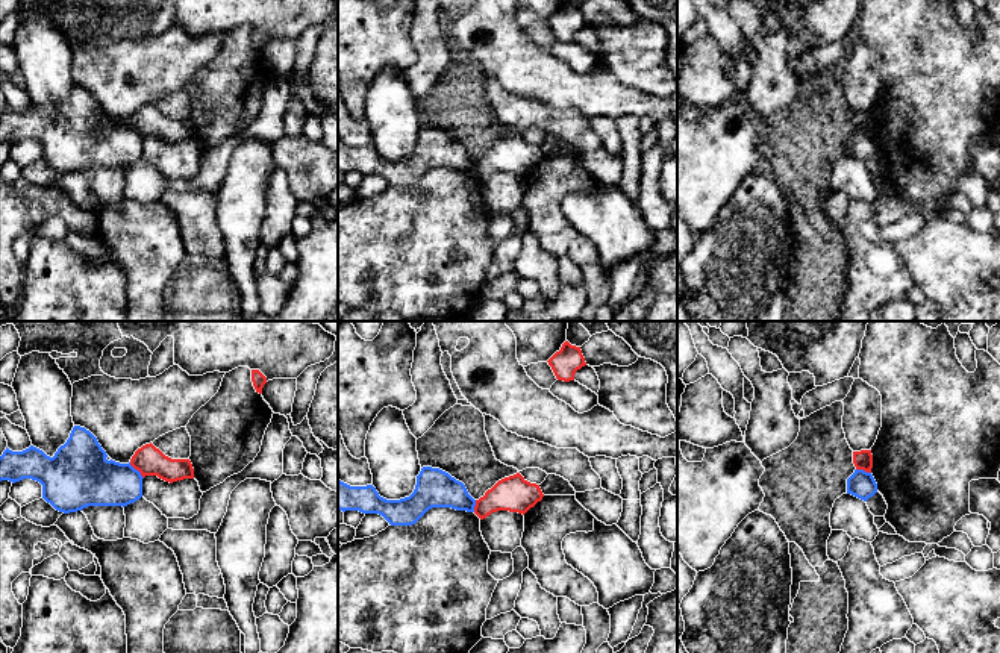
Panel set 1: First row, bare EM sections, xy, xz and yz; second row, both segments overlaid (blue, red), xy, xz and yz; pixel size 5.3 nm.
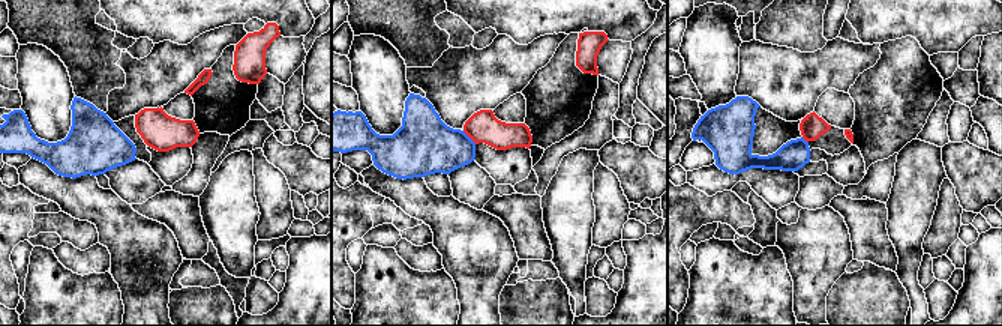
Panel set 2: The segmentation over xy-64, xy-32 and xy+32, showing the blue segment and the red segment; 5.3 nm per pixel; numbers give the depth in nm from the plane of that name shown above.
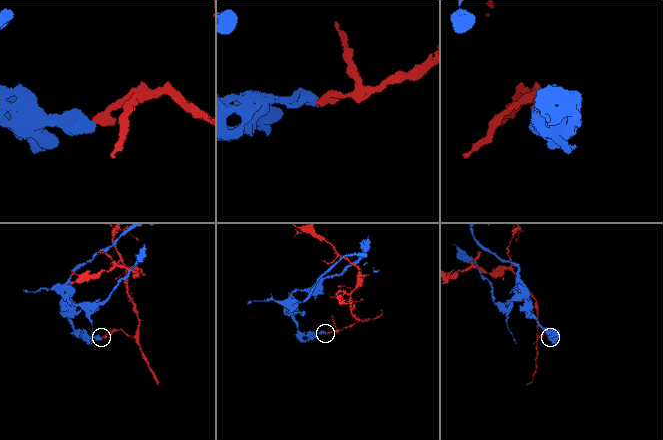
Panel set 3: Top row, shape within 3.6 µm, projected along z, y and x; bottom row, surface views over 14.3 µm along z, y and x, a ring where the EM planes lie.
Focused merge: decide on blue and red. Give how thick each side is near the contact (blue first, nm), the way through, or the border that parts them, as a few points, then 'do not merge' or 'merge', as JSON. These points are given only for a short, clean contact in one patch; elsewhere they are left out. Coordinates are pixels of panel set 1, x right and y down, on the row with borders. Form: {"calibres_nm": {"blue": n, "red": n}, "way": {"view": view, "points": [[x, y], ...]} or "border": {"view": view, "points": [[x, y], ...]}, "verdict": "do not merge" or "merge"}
{"calibres_nm": {"blue": 280, "red": 160}, "border": {"view": "xy", "points": [[129, 462], [143, 478]]}, "verdict": "do not merge"}

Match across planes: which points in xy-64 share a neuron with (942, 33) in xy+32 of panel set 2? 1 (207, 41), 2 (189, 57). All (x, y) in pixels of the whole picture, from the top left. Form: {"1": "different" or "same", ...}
{"1": "different", "2": "different"}

